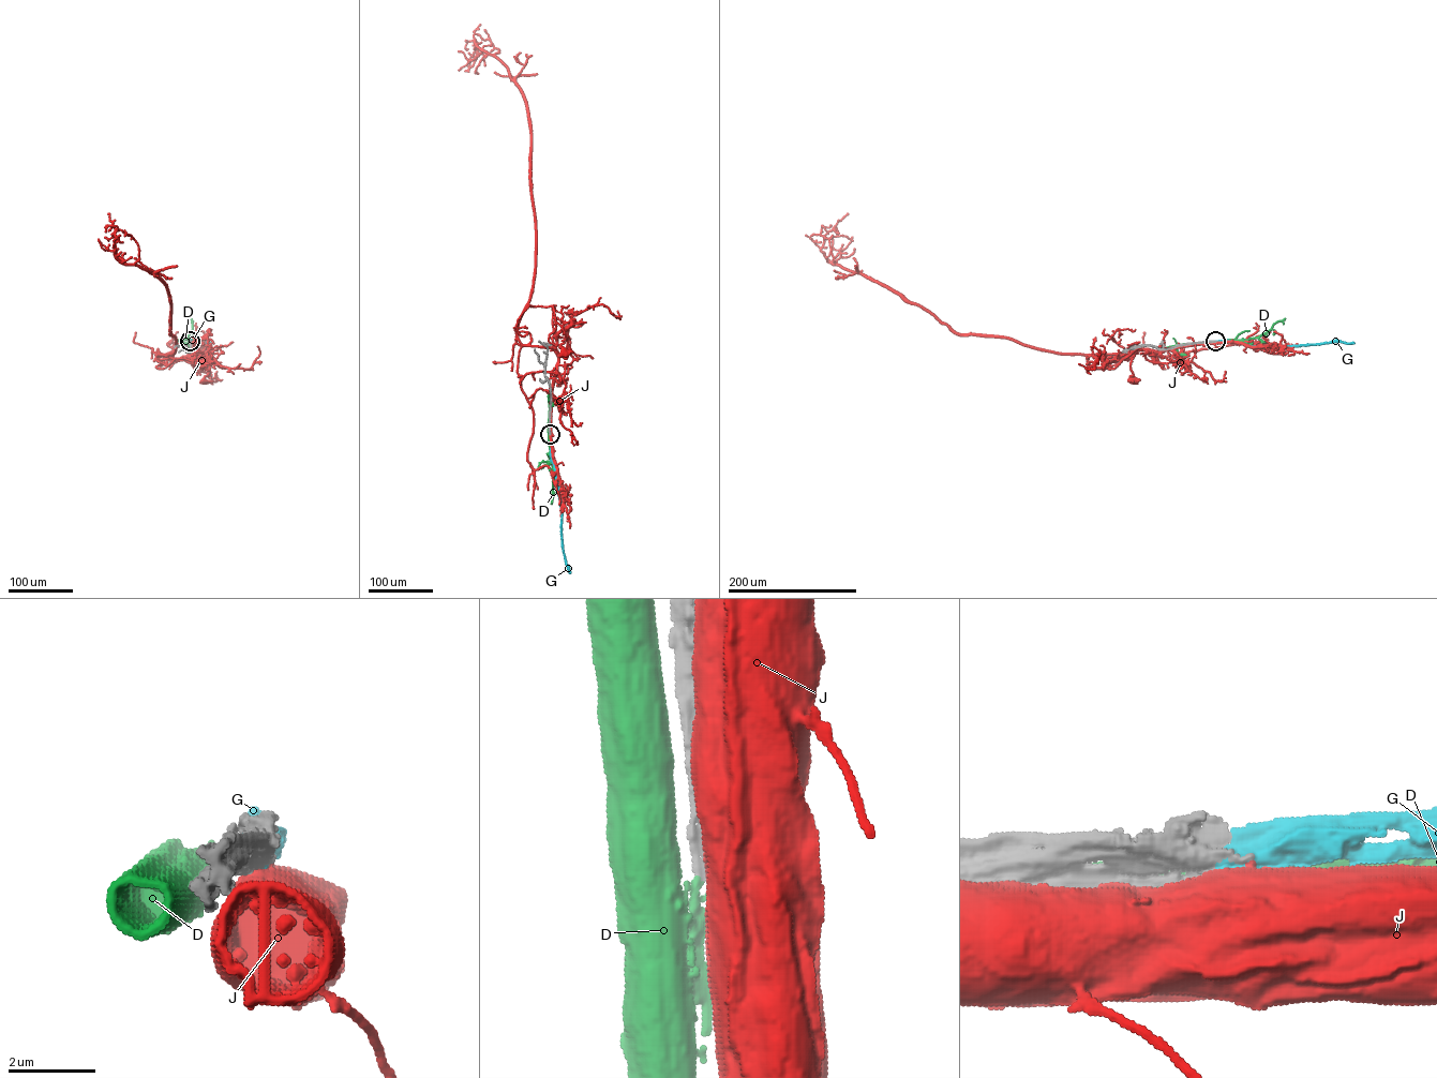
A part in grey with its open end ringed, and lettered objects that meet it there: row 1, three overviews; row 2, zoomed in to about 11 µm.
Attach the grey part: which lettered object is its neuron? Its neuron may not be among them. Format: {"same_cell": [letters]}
{"same_cell": ["G"]}

